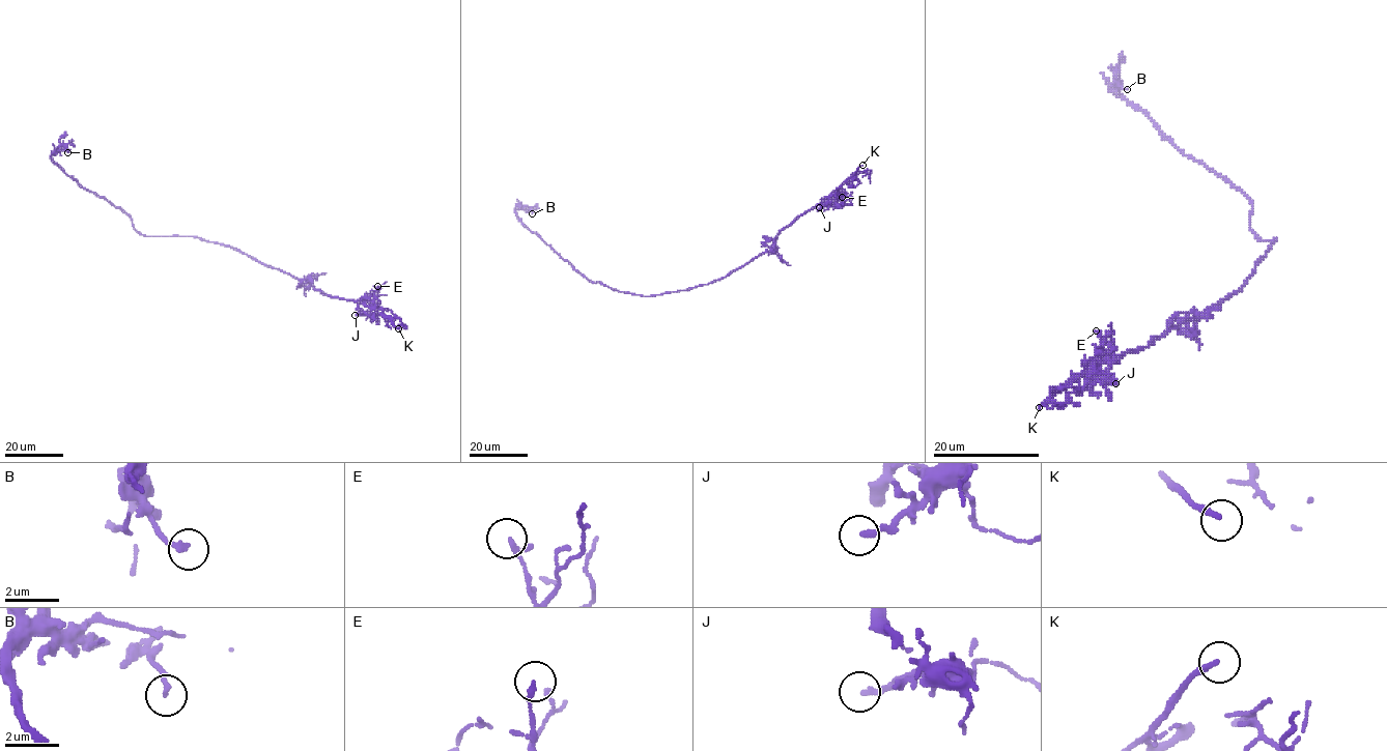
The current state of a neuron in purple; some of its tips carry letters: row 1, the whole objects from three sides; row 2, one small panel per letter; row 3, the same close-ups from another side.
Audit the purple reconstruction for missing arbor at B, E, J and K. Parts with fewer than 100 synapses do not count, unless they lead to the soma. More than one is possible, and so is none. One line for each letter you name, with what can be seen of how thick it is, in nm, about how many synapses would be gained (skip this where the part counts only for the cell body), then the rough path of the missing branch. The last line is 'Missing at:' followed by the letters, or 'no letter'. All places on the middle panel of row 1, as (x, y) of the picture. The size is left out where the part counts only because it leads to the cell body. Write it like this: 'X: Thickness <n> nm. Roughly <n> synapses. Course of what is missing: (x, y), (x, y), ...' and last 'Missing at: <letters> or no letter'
K: Thickness 200 nm. Course of what is missing: (862, 165), (869, 162), (869, 167), (876, 170), (915, 171)
Missing at: K

